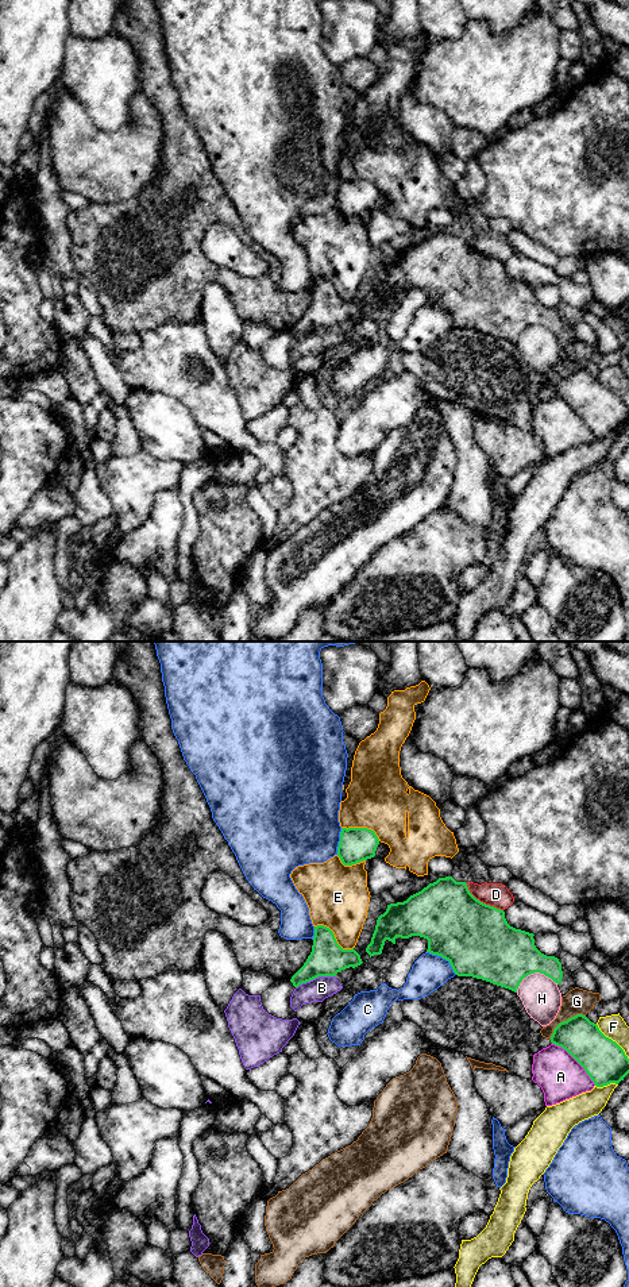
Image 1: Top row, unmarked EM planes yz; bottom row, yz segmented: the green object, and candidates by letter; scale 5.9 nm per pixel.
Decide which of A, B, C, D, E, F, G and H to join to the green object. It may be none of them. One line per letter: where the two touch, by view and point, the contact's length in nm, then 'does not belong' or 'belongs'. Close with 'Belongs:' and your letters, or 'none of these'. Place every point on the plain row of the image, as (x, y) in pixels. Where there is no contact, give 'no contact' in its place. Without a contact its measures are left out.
A: contact yz (577, 412); length 360 nm; does not belong
B: contact yz (315, 330); length 260 nm; does not belong
C: contact yz (444, 309); length 240 nm; does not belong
D: contact yz (482, 254); length 280 nm; does not belong
E: contact yz (334, 288); length 280 nm; does not belong
F: contact yz (612, 392); length 300 nm; does not belong
G: contact yz (564, 373); length 260 nm; does not belong
H: contact yz (533, 324); length 260 nm; does not belong
Belongs: none of these

